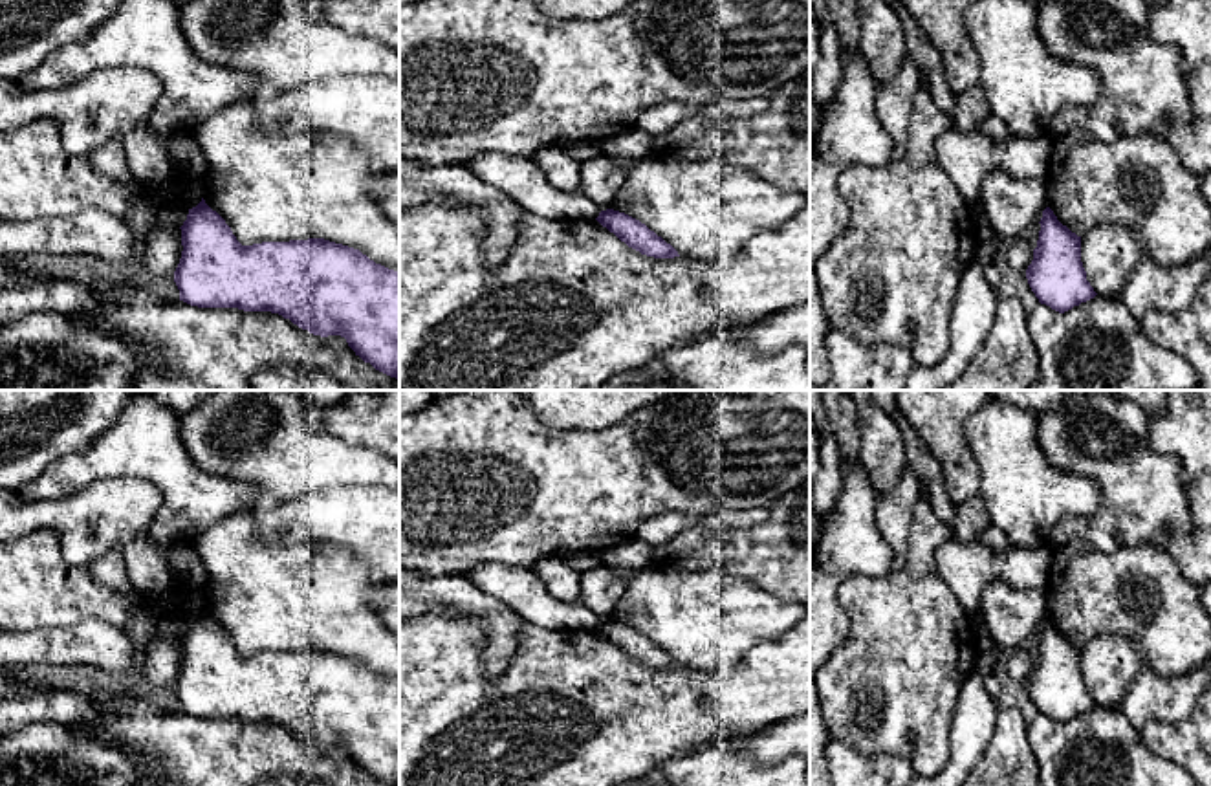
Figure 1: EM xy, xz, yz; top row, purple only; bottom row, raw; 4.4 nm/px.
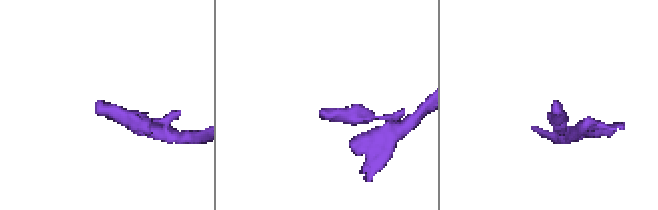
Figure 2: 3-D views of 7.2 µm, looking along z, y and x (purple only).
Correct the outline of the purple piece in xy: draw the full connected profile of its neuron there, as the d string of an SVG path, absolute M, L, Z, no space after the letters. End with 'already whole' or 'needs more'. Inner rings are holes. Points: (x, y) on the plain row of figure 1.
M203 608L180 639L180 711L278 724L313 746L344 748L365 773L399 786L398 682L324 649L242 656Z; already whole

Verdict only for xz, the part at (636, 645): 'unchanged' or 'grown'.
unchanged

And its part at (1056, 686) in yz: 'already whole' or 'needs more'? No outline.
already whole

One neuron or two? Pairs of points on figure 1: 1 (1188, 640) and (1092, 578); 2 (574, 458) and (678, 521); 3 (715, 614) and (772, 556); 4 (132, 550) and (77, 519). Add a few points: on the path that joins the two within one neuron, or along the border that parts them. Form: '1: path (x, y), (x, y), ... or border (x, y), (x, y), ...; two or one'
1: path (1162, 631), (1144, 631), (1122, 614), (1114, 603); one
2: border (700, 515), (651, 513), (632, 537); two
3: path (724, 598), (746, 576), (755, 572); one
4: path (120, 537), (103, 521), (90, 519); one

